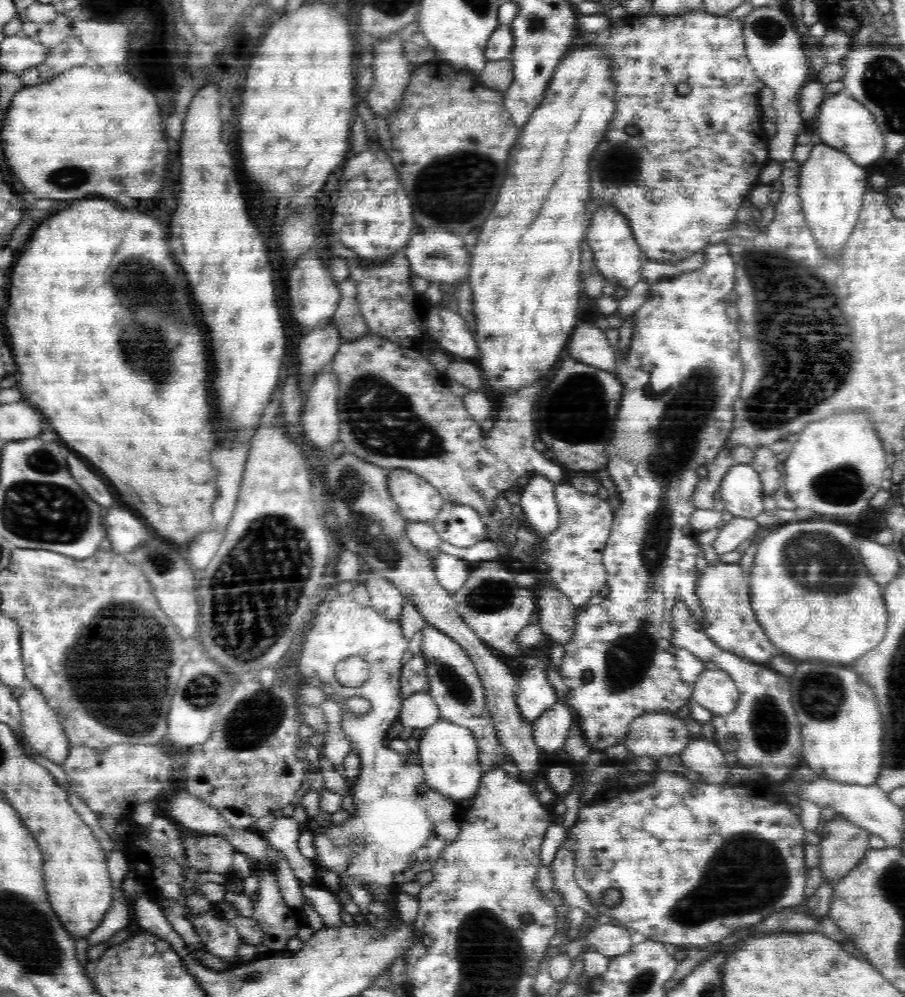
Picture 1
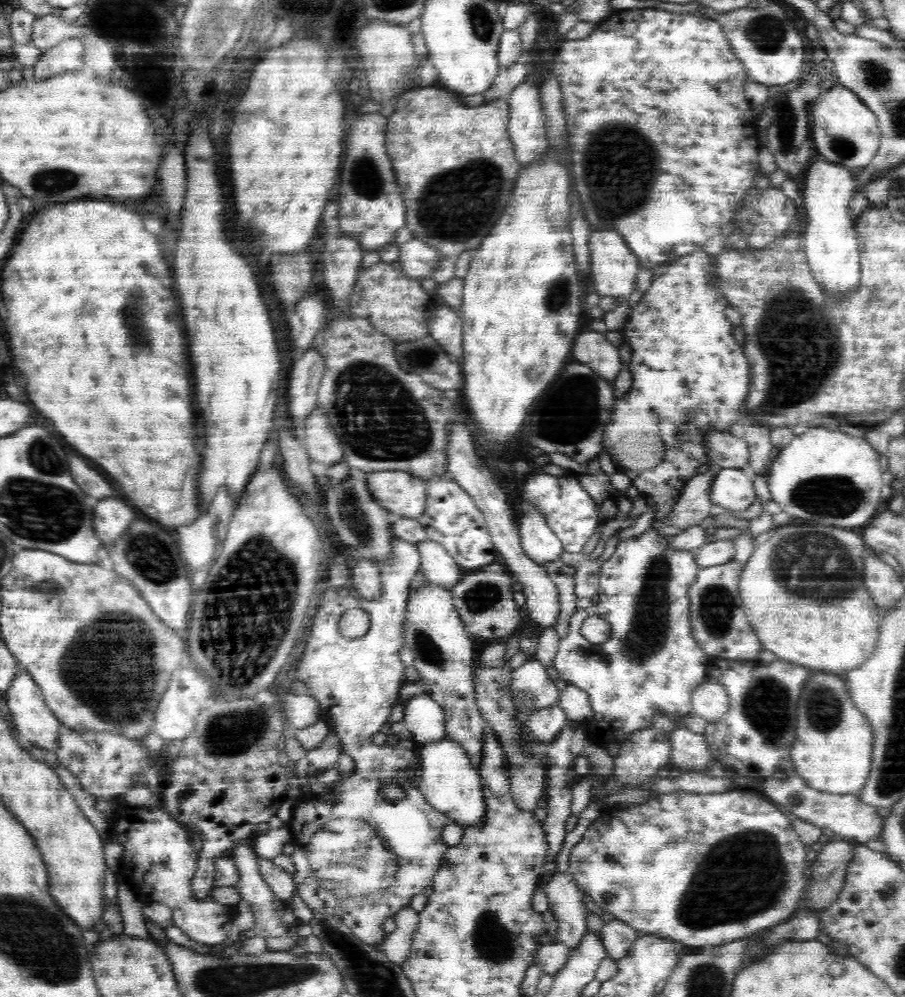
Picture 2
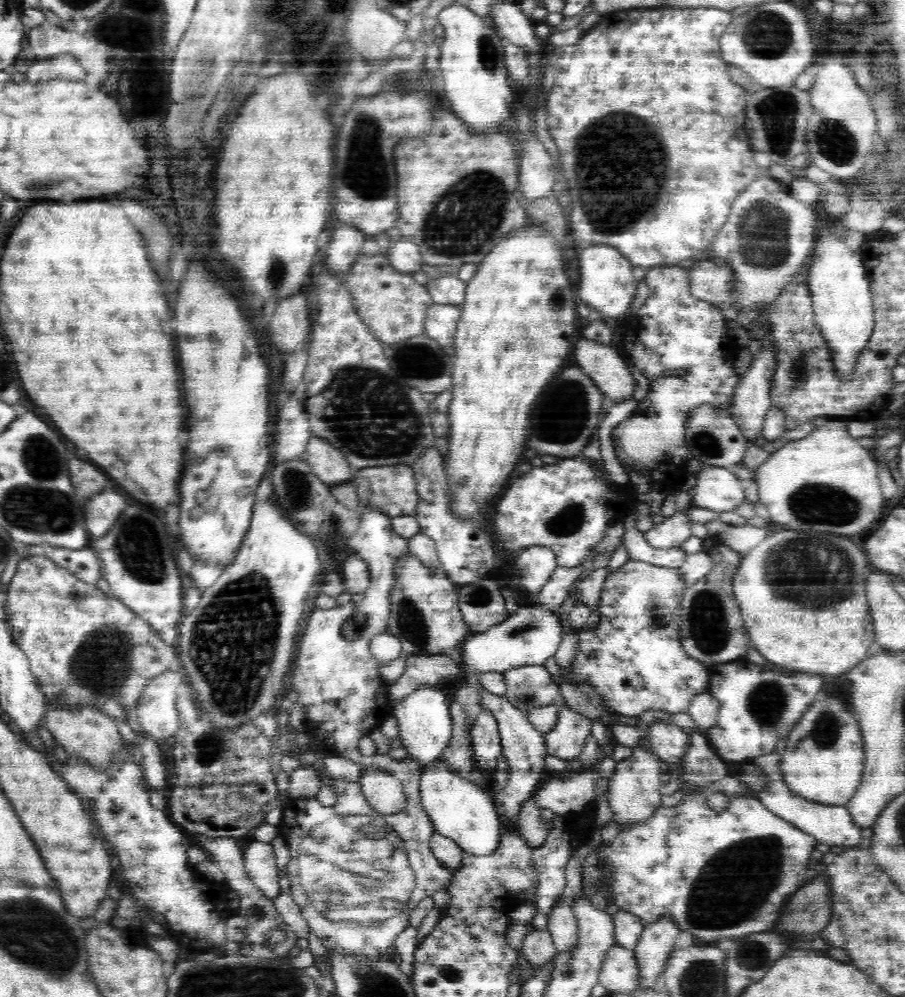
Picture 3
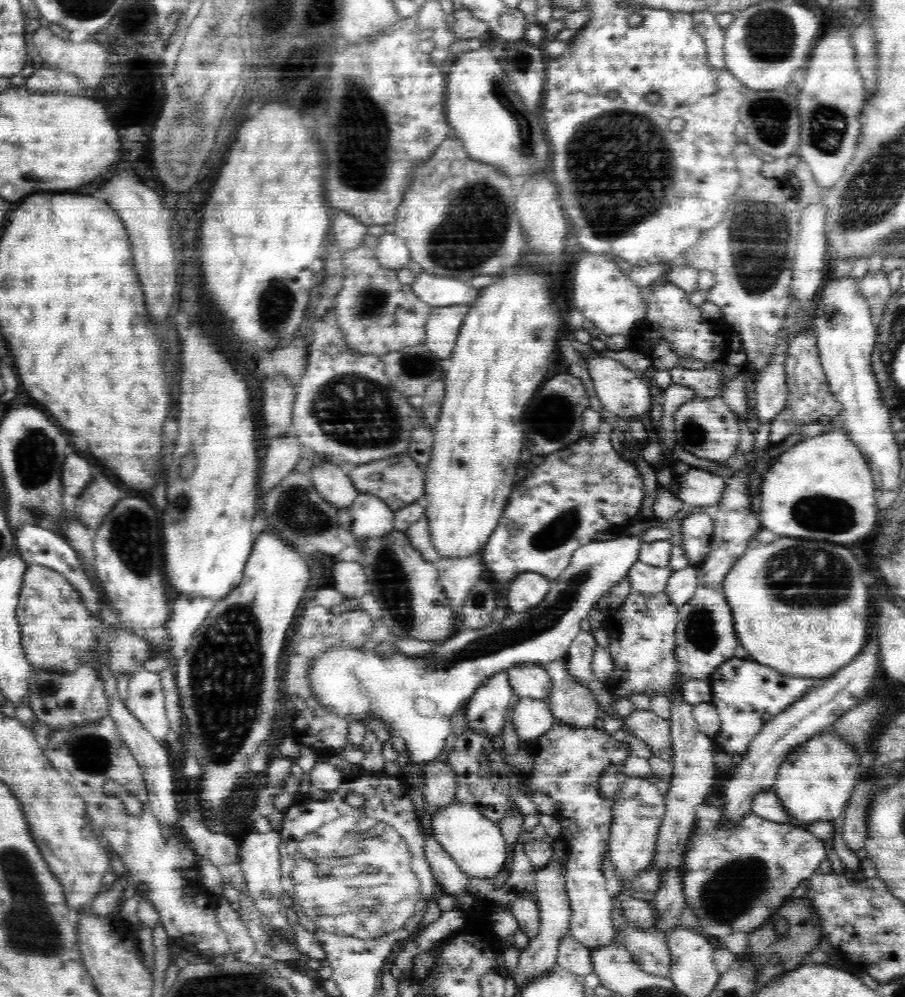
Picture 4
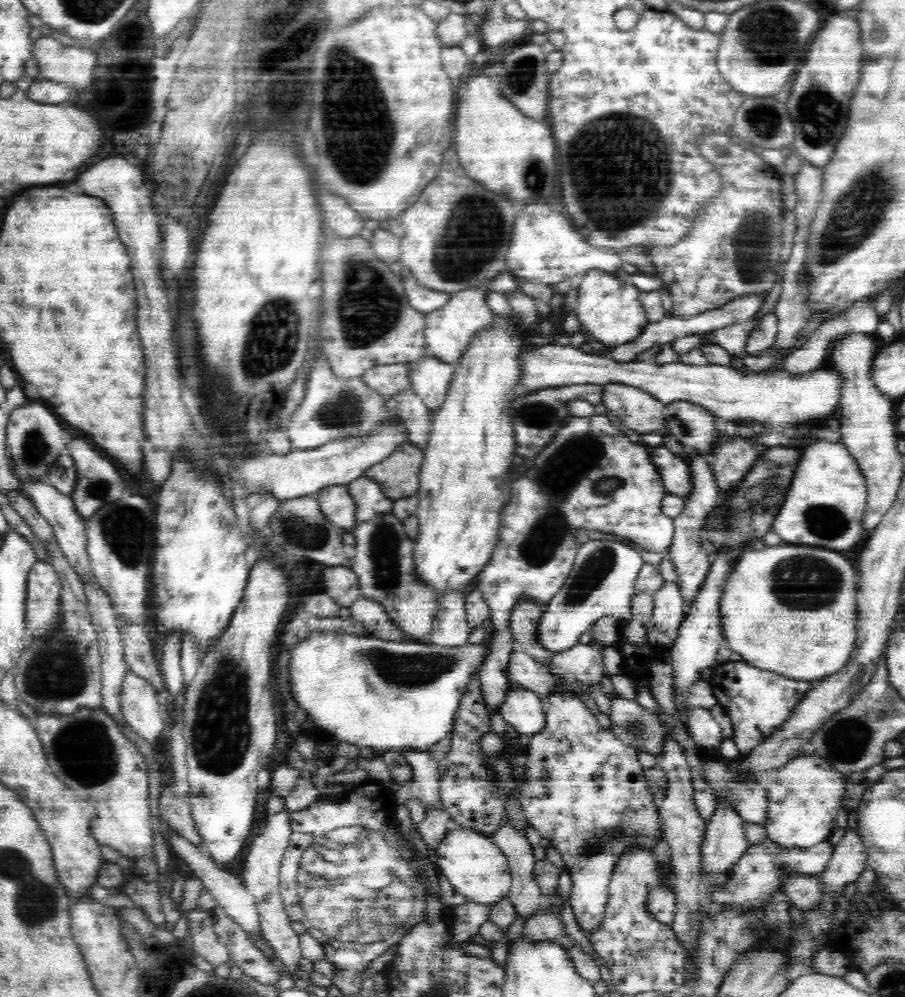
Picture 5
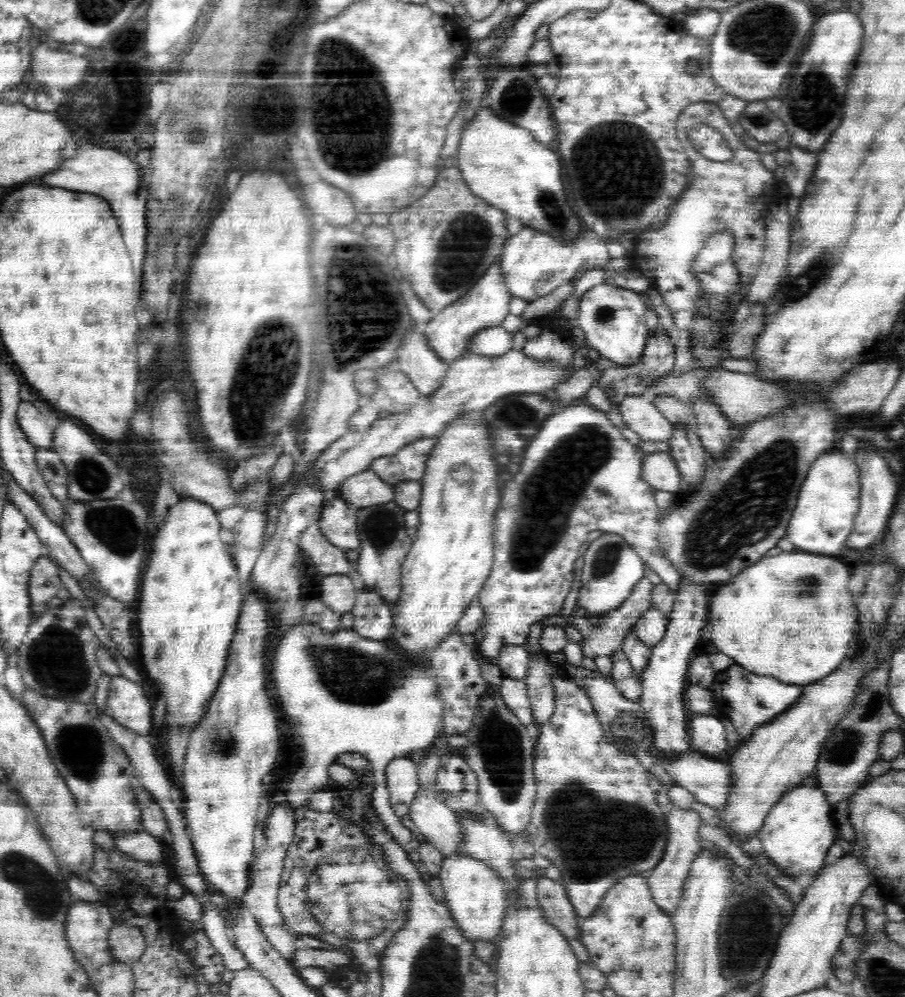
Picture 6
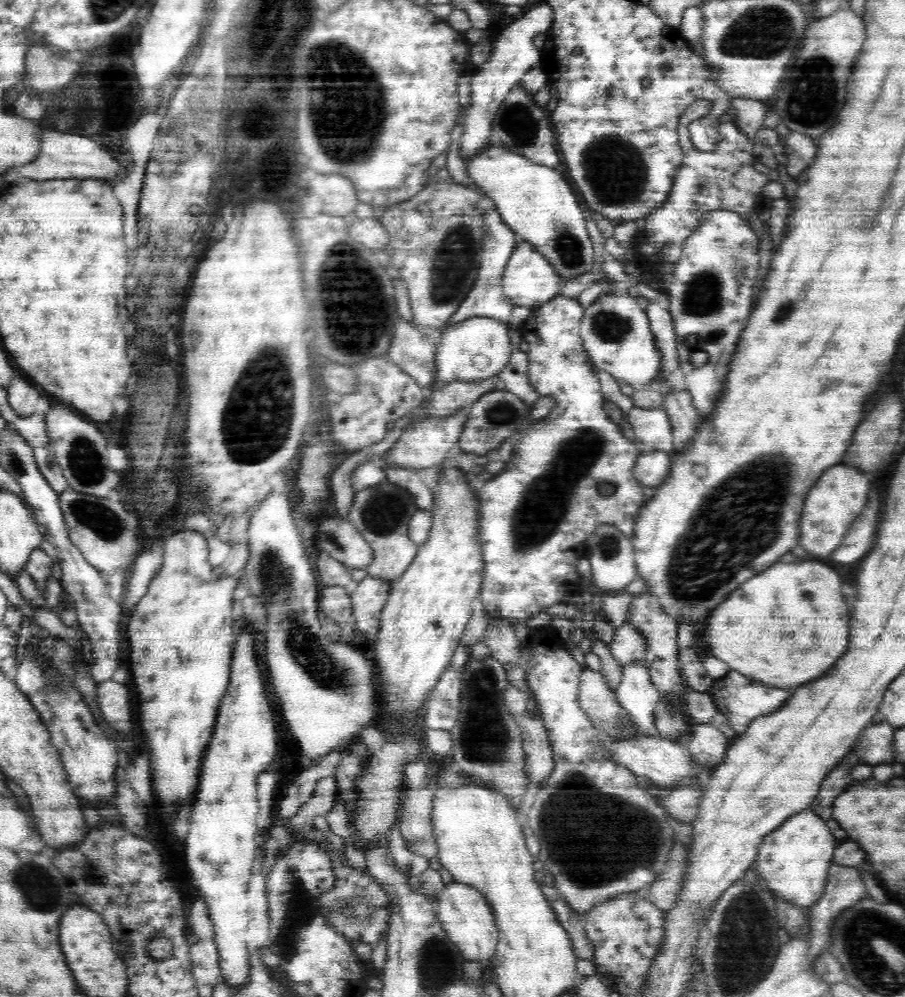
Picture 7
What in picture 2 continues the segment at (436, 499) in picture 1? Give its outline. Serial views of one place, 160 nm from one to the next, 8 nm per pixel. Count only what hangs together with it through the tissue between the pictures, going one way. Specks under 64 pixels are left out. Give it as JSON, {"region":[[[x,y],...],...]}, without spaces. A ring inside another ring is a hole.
{"region":[[[408,472],[366,473],[366,483],[372,499],[394,515],[416,518],[426,510],[426,482]]]}

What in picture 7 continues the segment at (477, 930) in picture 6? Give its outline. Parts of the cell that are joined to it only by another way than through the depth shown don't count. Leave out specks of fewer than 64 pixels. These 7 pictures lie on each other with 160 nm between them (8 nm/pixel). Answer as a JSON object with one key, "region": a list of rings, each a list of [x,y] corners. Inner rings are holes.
{"region":[[[452,881],[440,892],[436,908],[437,919],[454,943],[454,947],[462,953],[462,959],[480,963],[482,967],[487,967],[495,958],[499,935],[494,913],[487,902],[479,890]]]}

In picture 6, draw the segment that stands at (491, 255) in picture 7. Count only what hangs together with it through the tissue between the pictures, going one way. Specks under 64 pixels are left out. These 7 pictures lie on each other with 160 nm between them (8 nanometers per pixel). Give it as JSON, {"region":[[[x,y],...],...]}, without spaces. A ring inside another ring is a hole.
{"region":[[[496,257],[493,262],[488,272],[484,272],[484,276],[464,296],[440,310],[430,322],[424,324],[422,332],[428,345],[448,364],[466,354],[466,347],[476,332],[501,325],[510,314],[510,299],[513,296],[504,282],[500,257]]]}

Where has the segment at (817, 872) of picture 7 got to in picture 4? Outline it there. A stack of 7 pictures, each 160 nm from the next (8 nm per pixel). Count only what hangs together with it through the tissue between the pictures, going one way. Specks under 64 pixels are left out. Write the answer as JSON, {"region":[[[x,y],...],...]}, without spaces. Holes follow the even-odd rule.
{"region":[[[832,726],[816,734],[797,746],[794,753],[791,753],[780,765],[773,791],[777,794],[781,805],[786,808],[789,814],[789,824],[792,827],[808,831],[808,826],[816,820],[833,820],[842,817],[851,794],[862,778],[860,774],[860,757],[854,751],[854,746],[844,742],[839,736],[831,732]]]}

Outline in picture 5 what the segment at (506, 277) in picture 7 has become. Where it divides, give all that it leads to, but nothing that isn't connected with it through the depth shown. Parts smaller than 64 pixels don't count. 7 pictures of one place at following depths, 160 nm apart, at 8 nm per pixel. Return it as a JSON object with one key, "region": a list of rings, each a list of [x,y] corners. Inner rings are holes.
{"region":[[[542,202],[526,204],[522,214],[518,215],[513,224],[512,236],[505,256],[506,269],[512,273],[517,282],[537,282],[553,285],[568,281],[574,276],[589,271],[600,270],[613,273],[620,270],[624,262],[618,251],[606,248],[596,248],[586,242],[572,222],[564,218],[564,214]]]}

